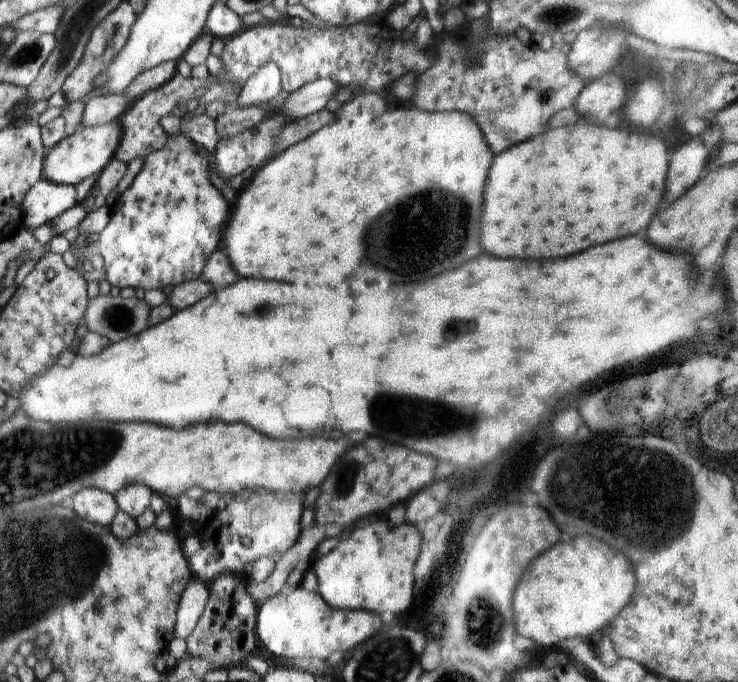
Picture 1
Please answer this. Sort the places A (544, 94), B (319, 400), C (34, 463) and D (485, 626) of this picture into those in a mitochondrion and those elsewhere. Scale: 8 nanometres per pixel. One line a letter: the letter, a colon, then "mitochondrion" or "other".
A: mitochondrion
B: other
C: mitochondrion
D: mitochondrion

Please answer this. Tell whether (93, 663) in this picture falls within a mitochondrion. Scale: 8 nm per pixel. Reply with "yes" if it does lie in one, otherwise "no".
no

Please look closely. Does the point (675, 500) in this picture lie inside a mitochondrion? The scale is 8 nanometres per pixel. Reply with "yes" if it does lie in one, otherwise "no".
yes

